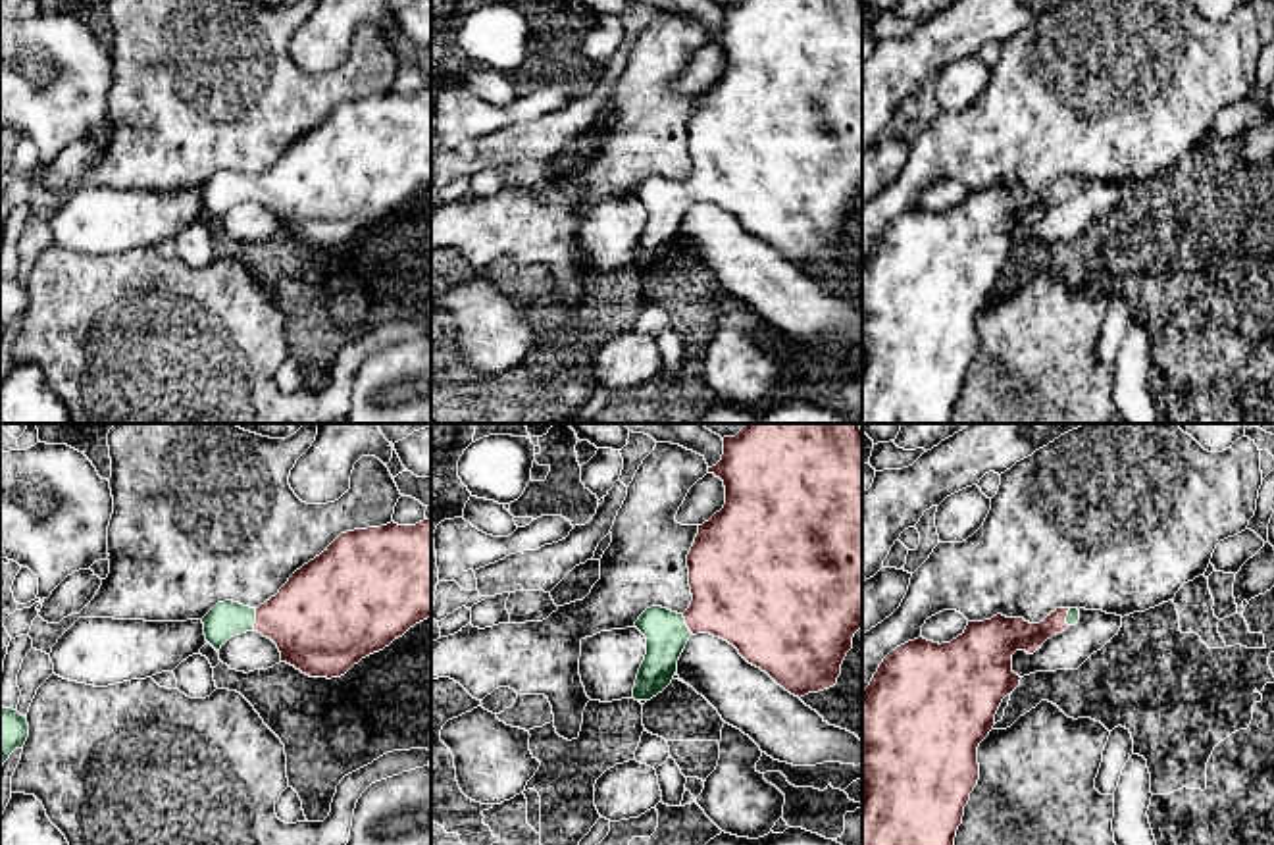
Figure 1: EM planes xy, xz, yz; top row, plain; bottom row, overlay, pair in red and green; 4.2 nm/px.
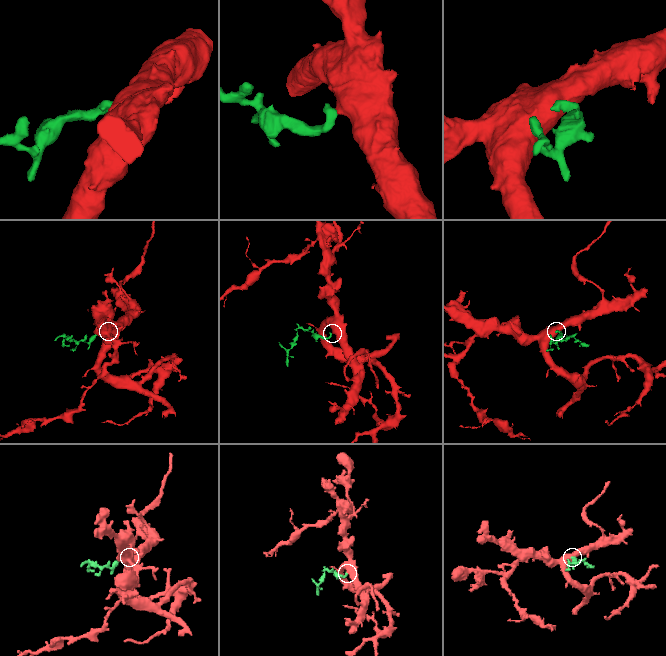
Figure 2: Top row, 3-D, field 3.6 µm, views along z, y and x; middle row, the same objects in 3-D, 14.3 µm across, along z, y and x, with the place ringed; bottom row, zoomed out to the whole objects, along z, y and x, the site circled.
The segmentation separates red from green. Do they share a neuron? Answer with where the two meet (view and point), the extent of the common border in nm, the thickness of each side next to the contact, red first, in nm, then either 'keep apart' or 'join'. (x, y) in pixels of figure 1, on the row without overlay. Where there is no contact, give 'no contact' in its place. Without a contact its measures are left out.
contact xy (256, 187); length 90 nm; calibres 400 and 150 nm; join

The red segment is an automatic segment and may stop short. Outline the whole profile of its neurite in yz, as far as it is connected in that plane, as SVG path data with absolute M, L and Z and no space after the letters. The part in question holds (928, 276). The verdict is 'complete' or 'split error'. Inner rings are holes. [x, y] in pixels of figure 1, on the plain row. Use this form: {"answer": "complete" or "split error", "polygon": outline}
{"answer": "split error", "polygon": "M1057 177L1043 191L1003 183L983 191L968 191L962 204L951 212L924 206L891 219L870 254L862 260L862 423L949 423L964 375L980 348L978 316L995 294L995 283L1006 264L1020 254L1012 241L1012 223L1033 223L1057 202L1080 189L1078 177Z"}

